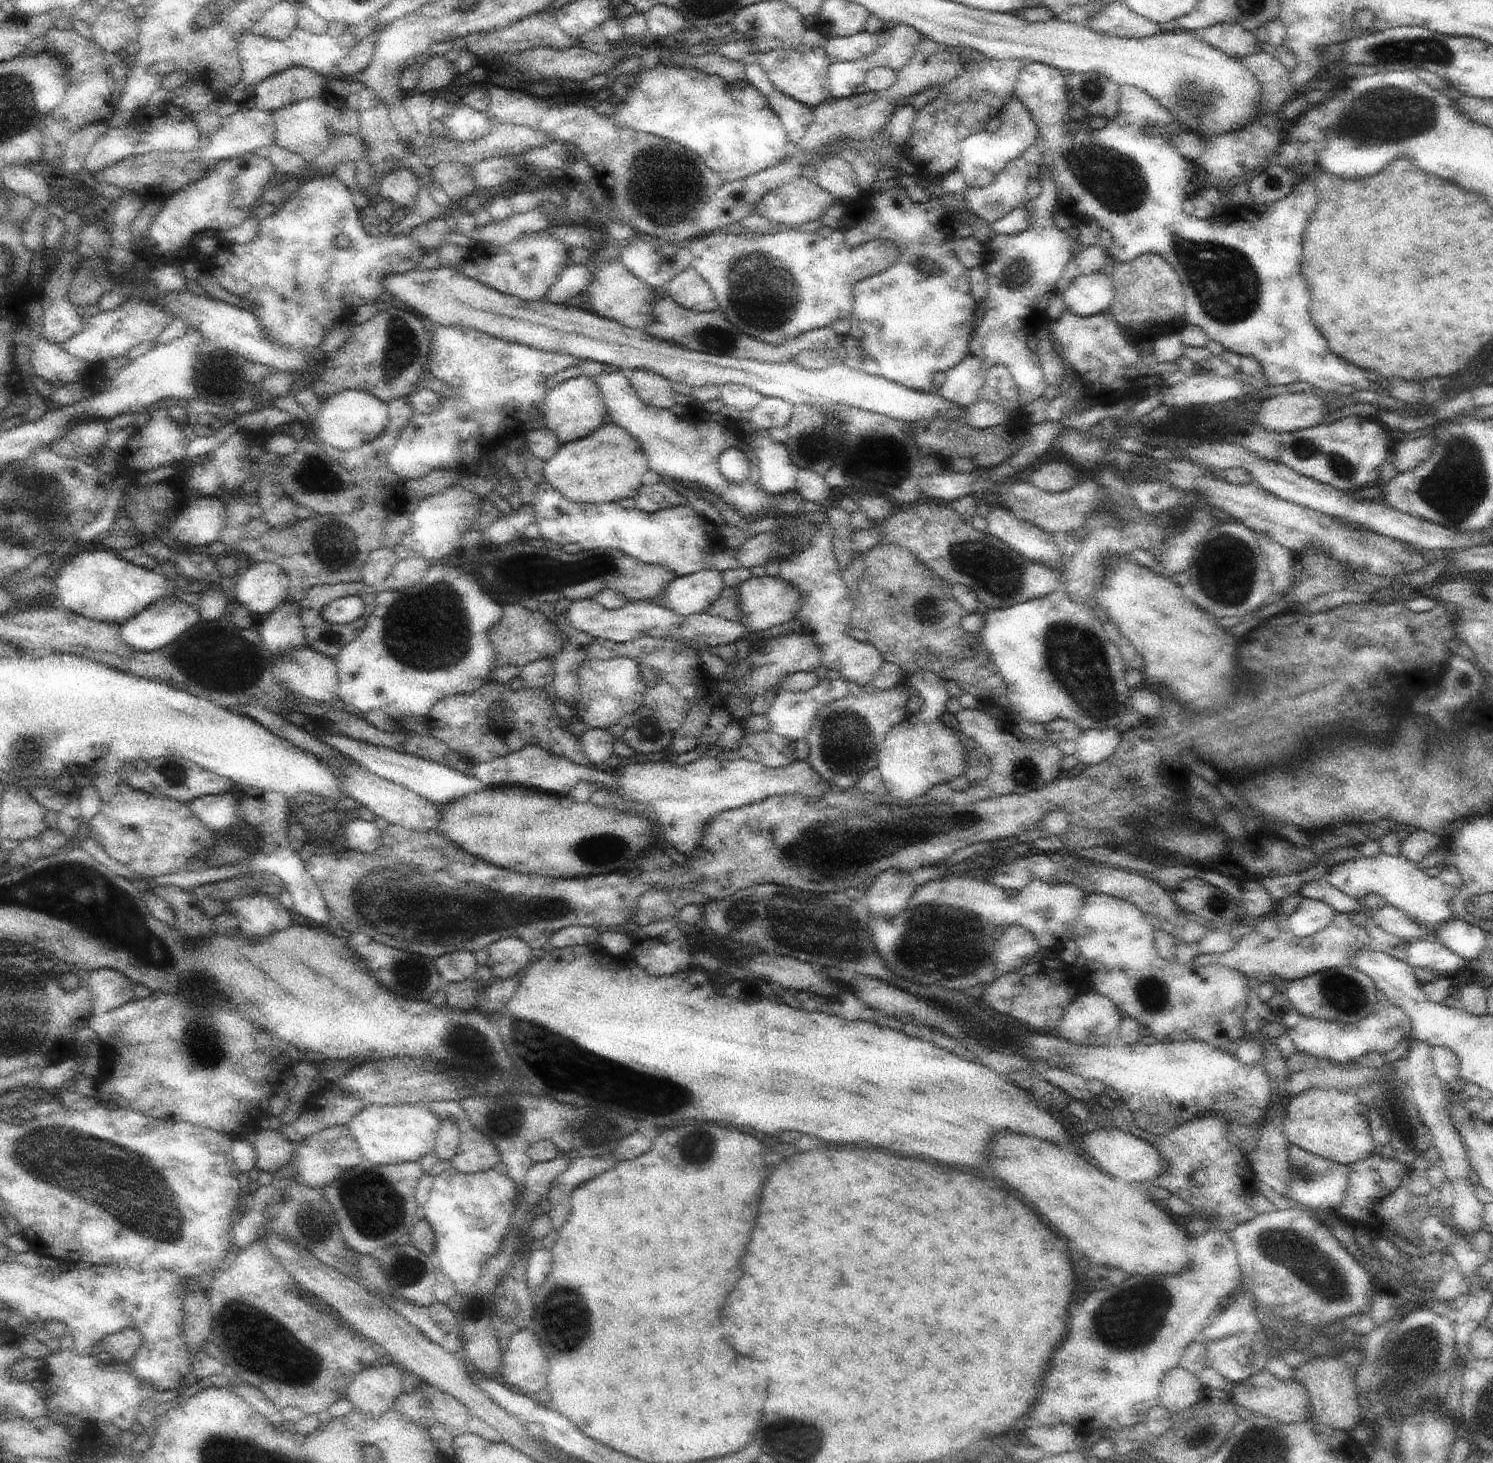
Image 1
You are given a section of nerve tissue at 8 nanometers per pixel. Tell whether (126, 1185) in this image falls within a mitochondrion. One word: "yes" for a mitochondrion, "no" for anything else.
yes

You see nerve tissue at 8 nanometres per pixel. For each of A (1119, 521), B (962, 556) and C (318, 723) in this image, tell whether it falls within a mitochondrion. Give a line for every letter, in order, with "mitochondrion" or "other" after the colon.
A: mitochondrion
B: mitochondrion
C: other

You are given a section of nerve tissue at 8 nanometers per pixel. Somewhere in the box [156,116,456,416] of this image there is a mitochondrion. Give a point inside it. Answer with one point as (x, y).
(393, 362)

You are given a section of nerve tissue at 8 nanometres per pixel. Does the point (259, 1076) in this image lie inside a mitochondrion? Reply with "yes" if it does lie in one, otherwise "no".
no

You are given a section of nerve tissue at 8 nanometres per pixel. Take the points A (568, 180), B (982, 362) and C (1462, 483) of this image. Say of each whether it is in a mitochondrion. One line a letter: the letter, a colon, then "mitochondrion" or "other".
A: other
B: other
C: mitochondrion

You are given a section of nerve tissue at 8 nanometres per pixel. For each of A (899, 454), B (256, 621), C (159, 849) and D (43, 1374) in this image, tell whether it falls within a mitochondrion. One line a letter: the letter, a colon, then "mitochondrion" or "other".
A: mitochondrion
B: other
C: other
D: other

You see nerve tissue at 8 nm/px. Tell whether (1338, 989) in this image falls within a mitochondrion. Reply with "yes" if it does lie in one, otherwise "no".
yes

